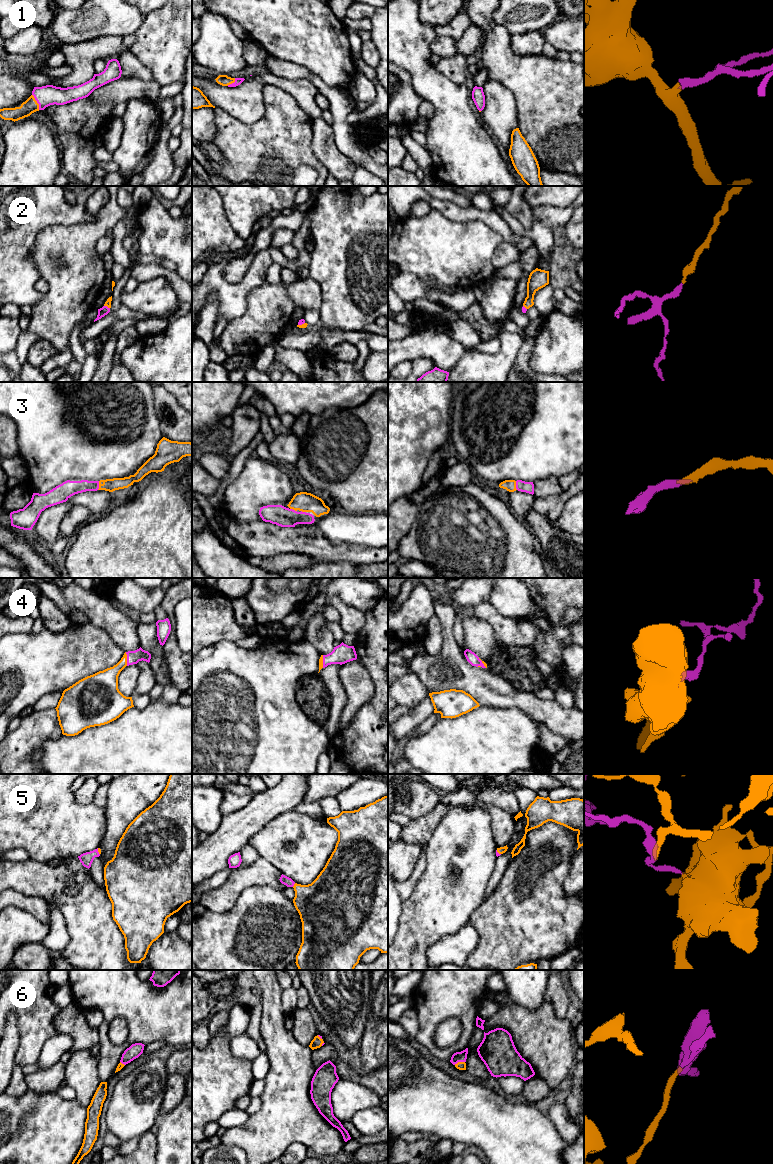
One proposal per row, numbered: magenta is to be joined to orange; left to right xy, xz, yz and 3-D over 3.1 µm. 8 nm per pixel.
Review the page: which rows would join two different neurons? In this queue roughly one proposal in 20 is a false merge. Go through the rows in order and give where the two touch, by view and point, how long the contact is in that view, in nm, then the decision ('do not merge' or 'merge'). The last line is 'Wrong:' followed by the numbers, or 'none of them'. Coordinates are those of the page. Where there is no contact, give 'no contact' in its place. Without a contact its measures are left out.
1: meets orange in xy at (36, 102); contact 140 nm long; merge
2: meets orange in xz at (302, 324); contact 60 nm long; merge
3: meets orange in xy at (99, 485); contact 70 nm long; merge
4: meets orange in xy at (126, 659); contact 110 nm long; merge
5: meets orange in xz at (294, 885); contact 40 nm long; merge
6: meets orange in yz at (459, 1062); contact 90 nm long; merge
Wrong: none of them

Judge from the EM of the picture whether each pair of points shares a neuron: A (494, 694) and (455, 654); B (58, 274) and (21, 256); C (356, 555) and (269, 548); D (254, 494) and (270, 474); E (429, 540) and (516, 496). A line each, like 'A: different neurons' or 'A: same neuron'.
A: same neuron
B: different neurons
C: same neuron
D: same neuron
E: different neurons

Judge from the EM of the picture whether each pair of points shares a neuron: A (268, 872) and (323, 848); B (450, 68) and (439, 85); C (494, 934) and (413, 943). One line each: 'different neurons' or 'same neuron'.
A: different neurons
B: different neurons
C: different neurons

